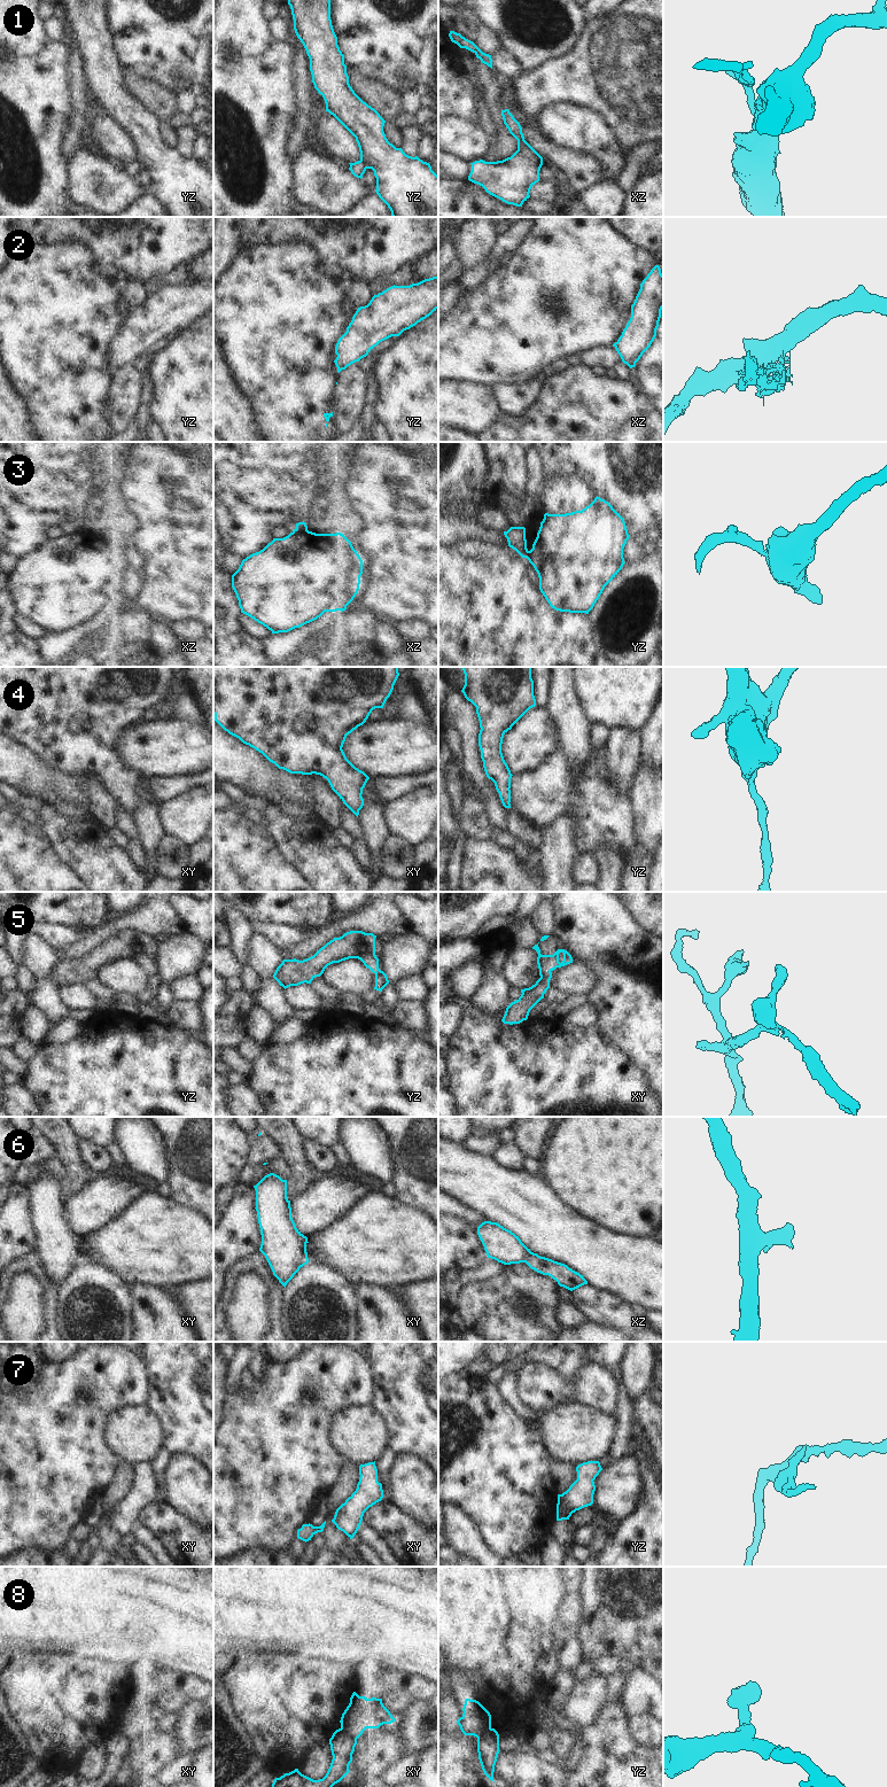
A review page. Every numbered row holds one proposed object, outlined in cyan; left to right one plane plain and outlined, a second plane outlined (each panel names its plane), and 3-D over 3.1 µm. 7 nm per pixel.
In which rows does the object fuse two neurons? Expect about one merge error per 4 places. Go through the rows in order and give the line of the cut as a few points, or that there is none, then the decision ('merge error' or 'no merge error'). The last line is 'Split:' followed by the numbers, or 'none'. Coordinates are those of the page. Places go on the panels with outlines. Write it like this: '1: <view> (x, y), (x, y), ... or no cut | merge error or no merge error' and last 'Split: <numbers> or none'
1: yz (360, 160), (367, 168) | merge error
2: xz (617, 342), (615, 347) | merge error
3: xz (306, 529), (293, 533) | merge error
4: no cut | no merge error
5: no cut | no merge error
6: xz (531, 1252), (524, 1261) | merge error
7: no cut | no merge error
8: xy (341, 1727), (345, 1729), (356, 1740) | merge error
Split: 1, 2, 3, 6, 8

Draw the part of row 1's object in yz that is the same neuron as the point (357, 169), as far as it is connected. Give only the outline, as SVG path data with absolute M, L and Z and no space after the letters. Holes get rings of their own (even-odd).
M358 161L355 163L349 163L350 168L349 170L351 171L351 173L357 177L357 178L363 178L363 174L365 173L367 166L363 161Z

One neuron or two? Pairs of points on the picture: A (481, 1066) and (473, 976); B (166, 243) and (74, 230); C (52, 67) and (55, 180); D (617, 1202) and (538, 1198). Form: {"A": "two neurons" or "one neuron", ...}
{"A": "two neurons", "B": "one neuron", "C": "one neuron", "D": "two neurons"}

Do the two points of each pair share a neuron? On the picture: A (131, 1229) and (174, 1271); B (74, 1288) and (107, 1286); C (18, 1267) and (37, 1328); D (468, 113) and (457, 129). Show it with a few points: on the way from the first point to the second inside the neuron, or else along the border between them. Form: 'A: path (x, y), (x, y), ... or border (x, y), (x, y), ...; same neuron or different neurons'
A: path (141, 1237), (164, 1260); same neuron
B: path (82, 1288), (99, 1288); same neuron
C: border (12, 1279), (23, 1272), (29, 1272), (43, 1289); different neurons
D: border (450, 115), (460, 115), (477, 124); different neurons

